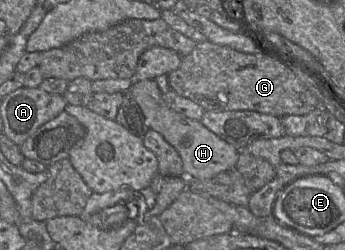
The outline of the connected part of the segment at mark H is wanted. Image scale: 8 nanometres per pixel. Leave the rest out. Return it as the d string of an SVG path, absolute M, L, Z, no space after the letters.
M155 79L134 80L129 92L141 108L150 129L160 133L177 150L187 178L206 180L235 168L239 151L205 127L201 121L188 118L168 107Z

